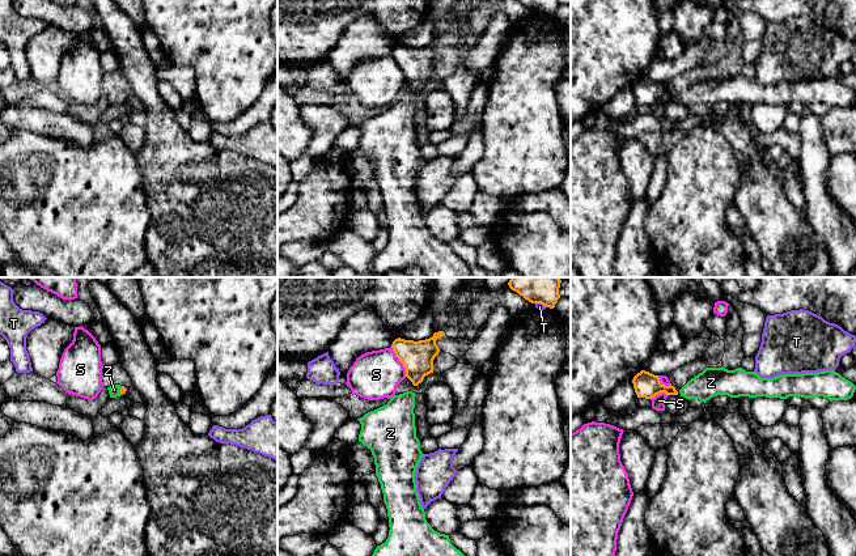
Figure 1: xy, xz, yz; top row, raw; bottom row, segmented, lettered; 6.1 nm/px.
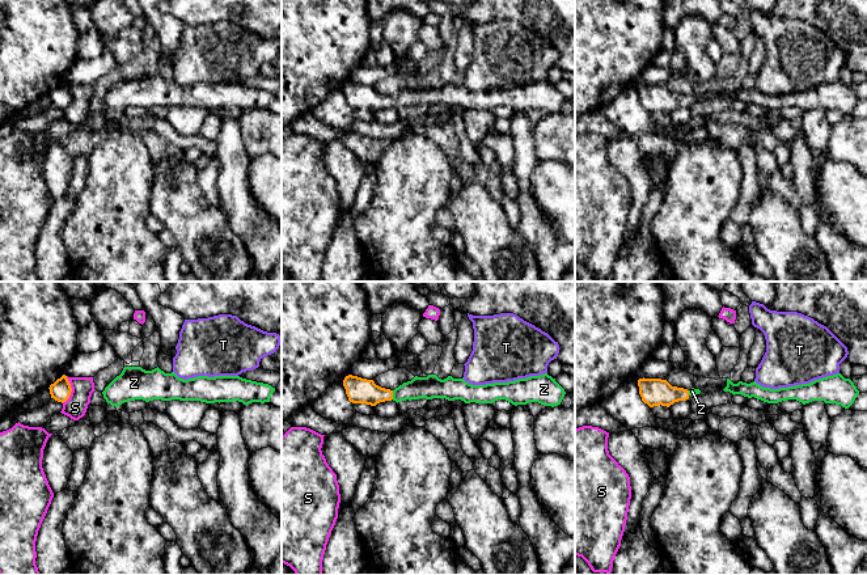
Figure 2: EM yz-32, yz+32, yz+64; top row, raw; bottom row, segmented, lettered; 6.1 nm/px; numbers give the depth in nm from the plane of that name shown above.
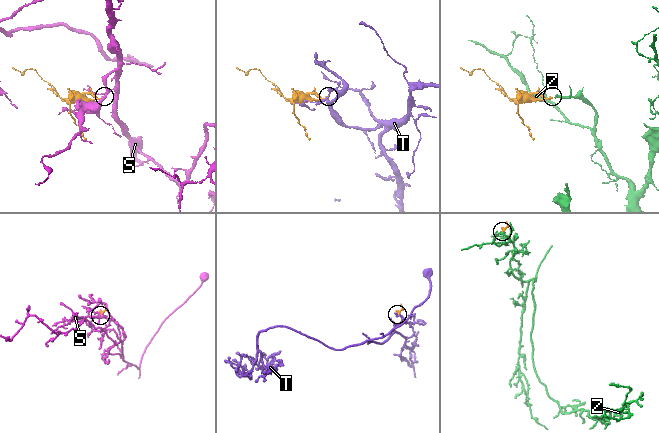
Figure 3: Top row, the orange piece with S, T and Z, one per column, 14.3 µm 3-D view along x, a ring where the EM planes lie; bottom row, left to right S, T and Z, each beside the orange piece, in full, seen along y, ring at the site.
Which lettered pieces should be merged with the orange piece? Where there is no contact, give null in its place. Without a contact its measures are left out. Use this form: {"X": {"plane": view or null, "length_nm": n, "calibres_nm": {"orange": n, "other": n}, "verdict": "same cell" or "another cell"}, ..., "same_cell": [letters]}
{"S": {"plane": "xz", "length_nm": 200, "calibres_nm": {"orange": 190, "other": 300}, "verdict": "another cell"}, "T": {"plane": "xz", "length_nm": 80, "calibres_nm": {"orange": 90, "other": 40}, "verdict": "another cell"}, "Z": {"plane": "xy", "length_nm": 60, "calibres_nm": {"orange": 40, "other": 70}, "verdict": "same cell"}, "same_cell": ["Z"]}

